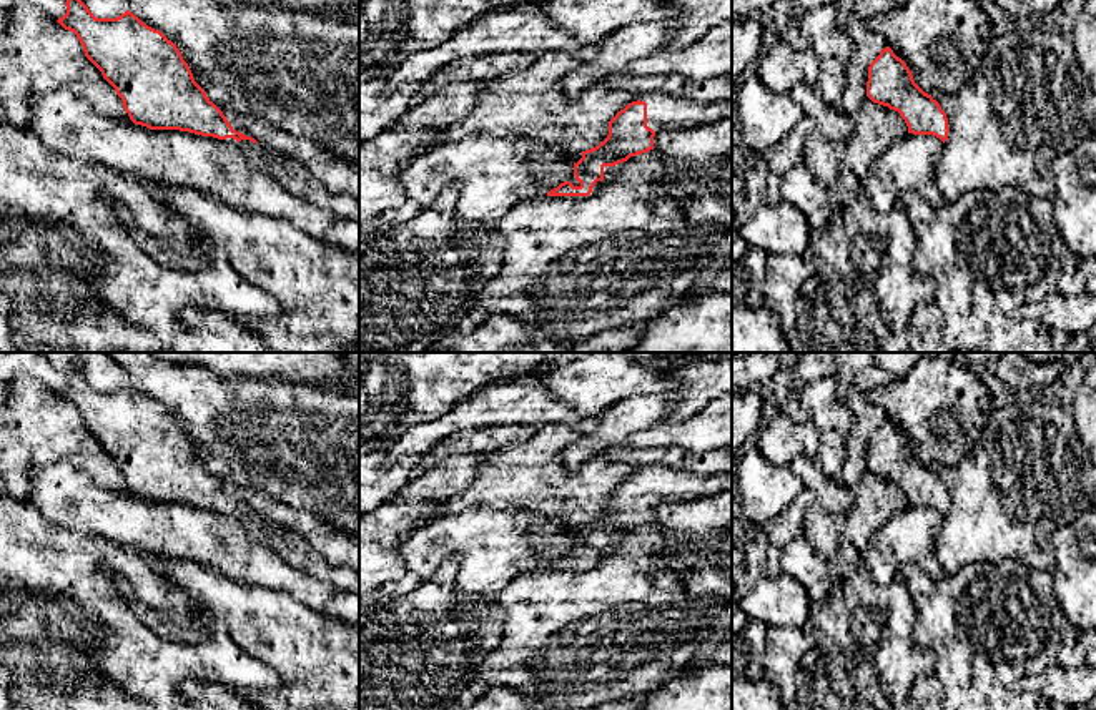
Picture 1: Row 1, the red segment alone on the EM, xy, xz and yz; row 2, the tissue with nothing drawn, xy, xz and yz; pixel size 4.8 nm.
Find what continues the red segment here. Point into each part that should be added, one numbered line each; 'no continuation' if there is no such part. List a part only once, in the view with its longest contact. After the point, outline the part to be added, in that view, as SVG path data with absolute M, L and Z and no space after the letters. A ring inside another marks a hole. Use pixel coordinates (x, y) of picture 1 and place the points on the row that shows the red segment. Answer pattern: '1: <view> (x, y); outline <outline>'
1: xz (664, 112); outline M647 93L639 96L647 103L647 126L657 133L664 130L697 128L732 116L732 98L699 103L685 96Z

